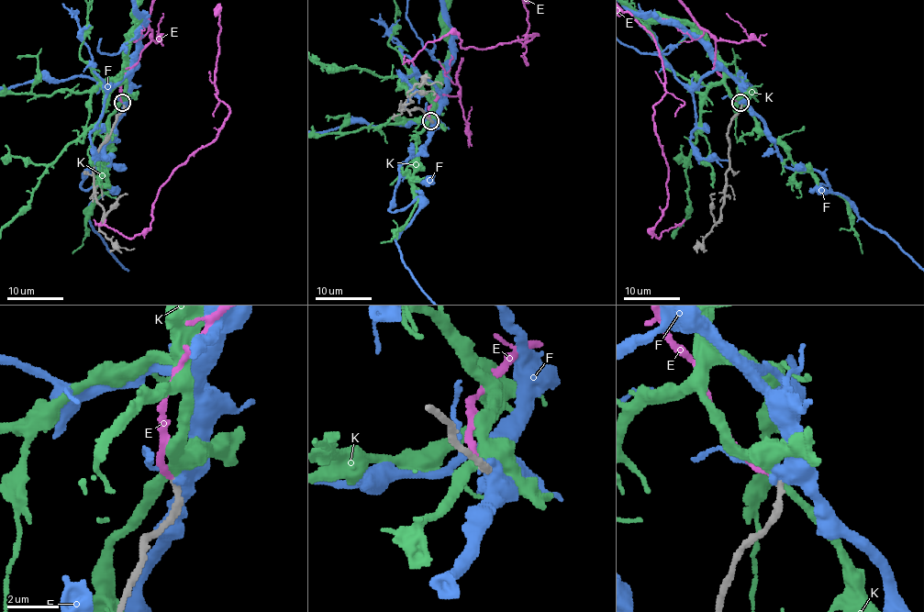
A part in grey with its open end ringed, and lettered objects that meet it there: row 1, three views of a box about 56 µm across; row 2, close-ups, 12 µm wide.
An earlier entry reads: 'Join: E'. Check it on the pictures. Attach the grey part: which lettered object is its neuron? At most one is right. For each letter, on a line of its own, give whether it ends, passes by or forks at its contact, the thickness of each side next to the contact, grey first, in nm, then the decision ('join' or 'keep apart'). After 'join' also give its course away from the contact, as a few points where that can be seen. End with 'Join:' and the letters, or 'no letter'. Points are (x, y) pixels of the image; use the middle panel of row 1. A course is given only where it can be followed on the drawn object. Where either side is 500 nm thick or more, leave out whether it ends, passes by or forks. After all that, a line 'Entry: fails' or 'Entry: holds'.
E: it ends | 240/200 nm | join
F: it passes by | 280/440 nm | keep apart
K: it passes by | 240/420 nm | keep apart
Join: E
Entry: holds

